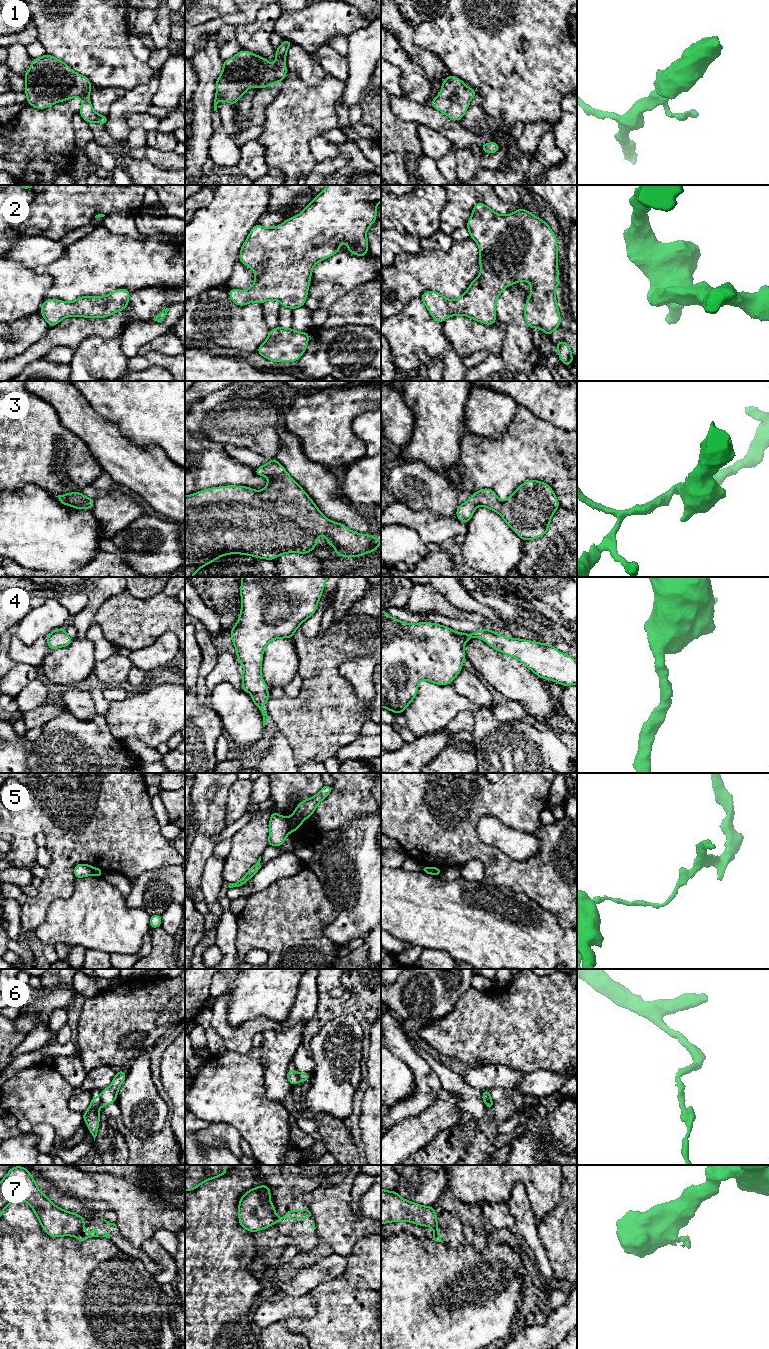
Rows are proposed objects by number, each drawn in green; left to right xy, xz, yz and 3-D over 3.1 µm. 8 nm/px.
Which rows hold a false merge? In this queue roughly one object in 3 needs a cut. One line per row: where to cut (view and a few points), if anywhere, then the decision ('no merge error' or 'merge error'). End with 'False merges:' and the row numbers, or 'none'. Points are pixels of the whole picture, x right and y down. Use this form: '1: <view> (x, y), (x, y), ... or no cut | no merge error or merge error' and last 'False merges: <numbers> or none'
1: no cut | no merge error
2: no cut | no merge error
3: no cut | no merge error
4: no cut | no merge error
5: xz (287, 818), (289, 832) | merge error
6: xy (100, 1097), (101, 1105) | merge error
7: xy (84, 1225), (73, 1235) | merge error
False merges: 5, 6, 7

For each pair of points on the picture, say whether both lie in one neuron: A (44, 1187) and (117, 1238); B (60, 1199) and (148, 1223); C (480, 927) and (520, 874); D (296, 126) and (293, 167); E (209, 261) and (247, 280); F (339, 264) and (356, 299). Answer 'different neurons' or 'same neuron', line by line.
A: same neuron
B: different neurons
C: different neurons
D: same neuron
E: different neurons
F: different neurons

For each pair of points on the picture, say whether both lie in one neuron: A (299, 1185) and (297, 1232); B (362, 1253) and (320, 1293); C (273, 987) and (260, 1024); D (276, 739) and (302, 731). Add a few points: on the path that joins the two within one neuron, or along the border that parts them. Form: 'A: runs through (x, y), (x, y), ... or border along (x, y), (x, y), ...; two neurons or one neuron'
A: runs through (298, 1197), (297, 1220); one neuron
B: runs through (358, 1265), (332, 1291); one neuron
C: border along (285, 1019), (256, 1017), (245, 1020), (240, 1025); two neurons
D: border along (273, 725), (286, 738), (294, 757); two neurons

